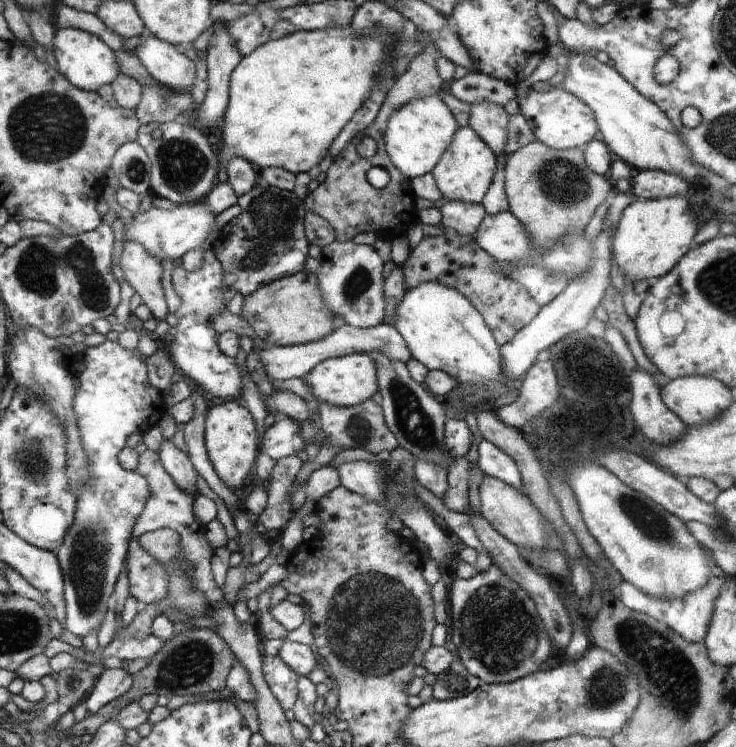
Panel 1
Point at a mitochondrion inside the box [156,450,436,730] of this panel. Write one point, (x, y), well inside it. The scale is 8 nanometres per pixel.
(373, 624)

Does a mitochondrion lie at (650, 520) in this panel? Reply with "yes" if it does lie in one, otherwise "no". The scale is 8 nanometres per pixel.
yes

